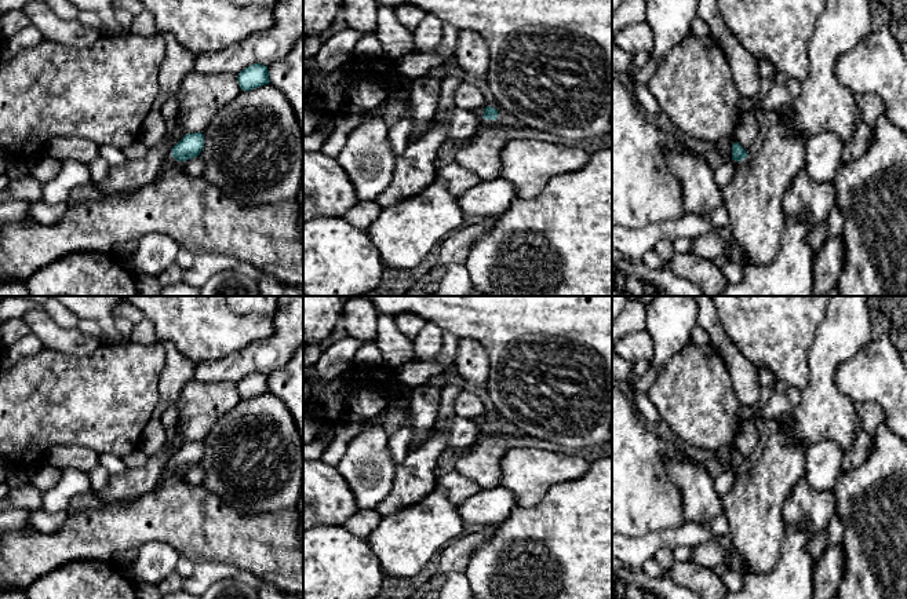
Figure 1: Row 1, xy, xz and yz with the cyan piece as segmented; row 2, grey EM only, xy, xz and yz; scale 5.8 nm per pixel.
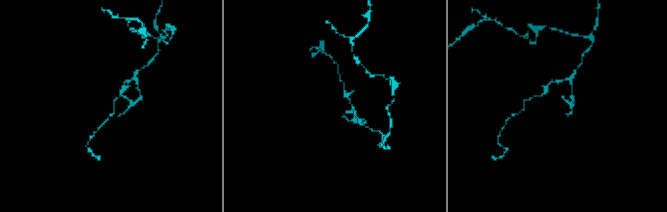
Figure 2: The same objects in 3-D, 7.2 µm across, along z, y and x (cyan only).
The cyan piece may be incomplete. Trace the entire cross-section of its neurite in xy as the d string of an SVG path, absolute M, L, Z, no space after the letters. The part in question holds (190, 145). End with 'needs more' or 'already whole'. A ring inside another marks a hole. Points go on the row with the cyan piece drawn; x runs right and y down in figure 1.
M201 132L186 134L172 149L171 156L165 160L160 175L161 176L168 168L175 165L178 161L186 161L197 157L204 147L204 135Z; needs more

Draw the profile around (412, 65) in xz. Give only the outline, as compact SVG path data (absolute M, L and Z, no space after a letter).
M444 23L441 45L430 52L414 51L404 55L397 61L398 73L412 81L438 65L447 65L451 58L455 58L458 40L459 30L449 23Z

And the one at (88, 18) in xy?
M80 11L77 21L81 22L84 26L99 29L101 28L101 19L96 12L92 11Z

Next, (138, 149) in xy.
M141 139L130 145L128 147L123 149L123 153L127 160L138 160L143 158L147 153L149 147Z

